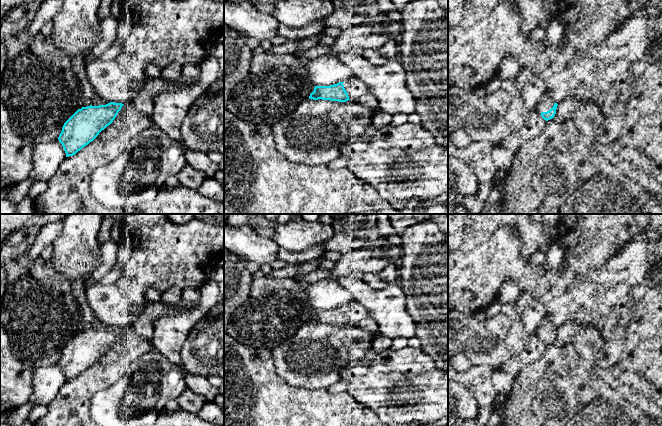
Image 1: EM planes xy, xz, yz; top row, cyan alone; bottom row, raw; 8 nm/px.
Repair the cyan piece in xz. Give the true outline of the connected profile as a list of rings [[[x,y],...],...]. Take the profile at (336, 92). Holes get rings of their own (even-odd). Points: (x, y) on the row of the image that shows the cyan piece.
[[[353,77],[344,82],[339,82],[330,86],[315,86],[309,99],[338,102],[346,102],[348,100],[358,101],[361,96],[370,91],[370,87],[366,83]]]

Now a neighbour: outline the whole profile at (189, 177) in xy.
[[[186,164],[177,173],[177,180],[188,189],[198,190],[205,179],[206,176],[203,172],[194,169],[192,166],[188,164]]]

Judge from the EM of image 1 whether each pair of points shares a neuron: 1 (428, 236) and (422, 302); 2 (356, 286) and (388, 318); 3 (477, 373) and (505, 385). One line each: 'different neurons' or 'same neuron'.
1: same neuron
2: same neuron
3: different neurons

